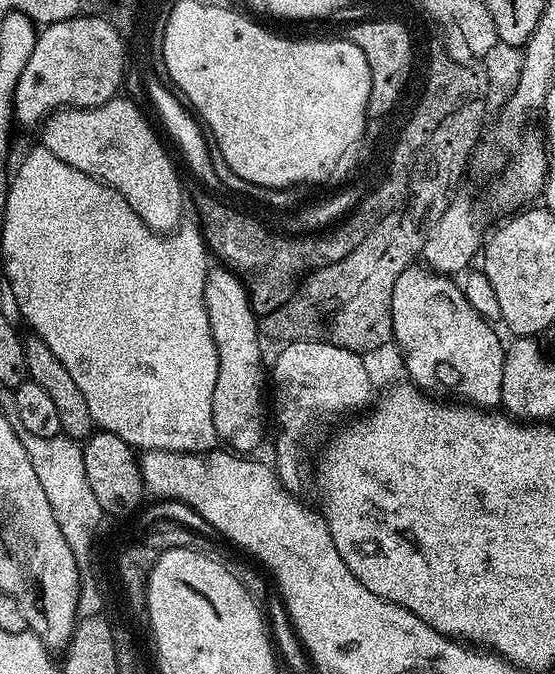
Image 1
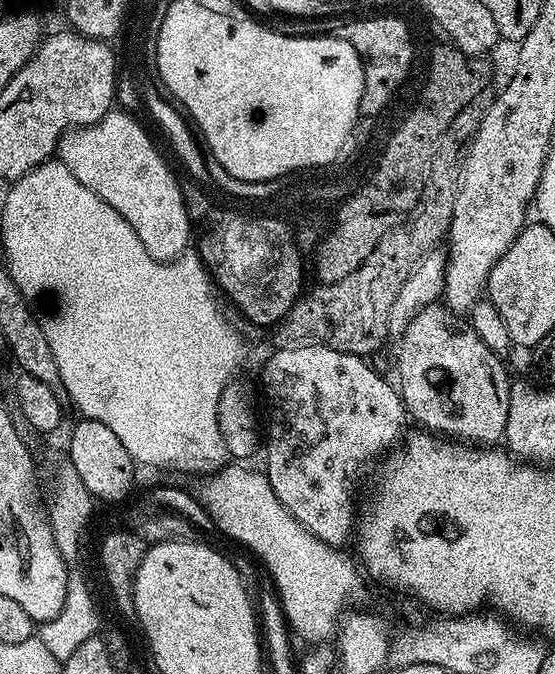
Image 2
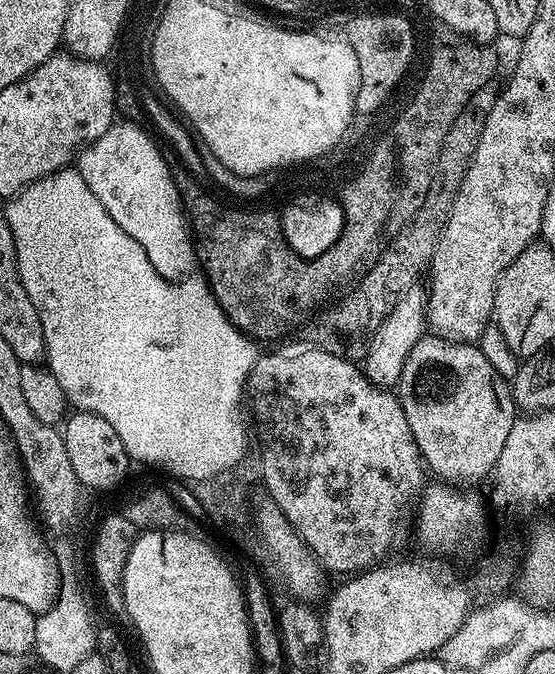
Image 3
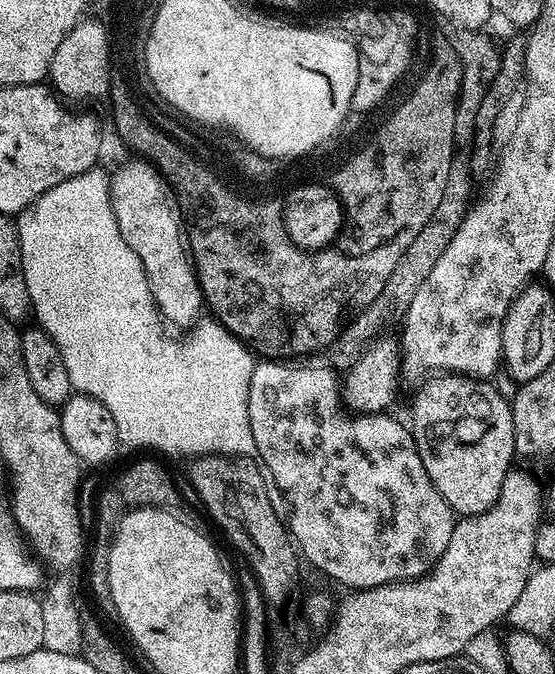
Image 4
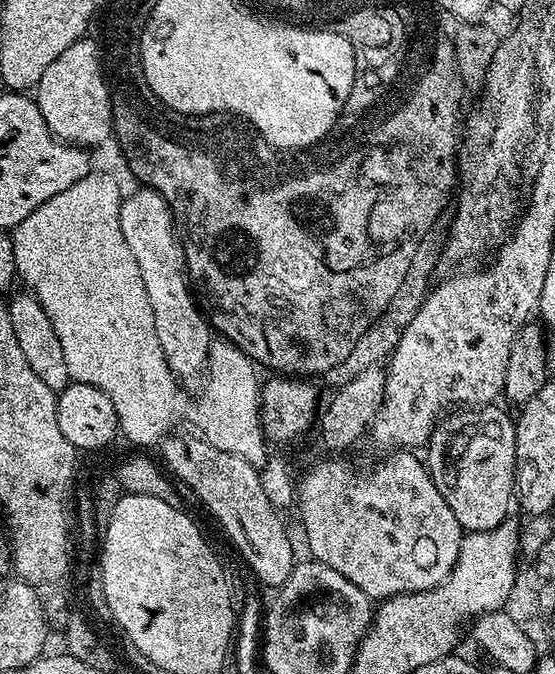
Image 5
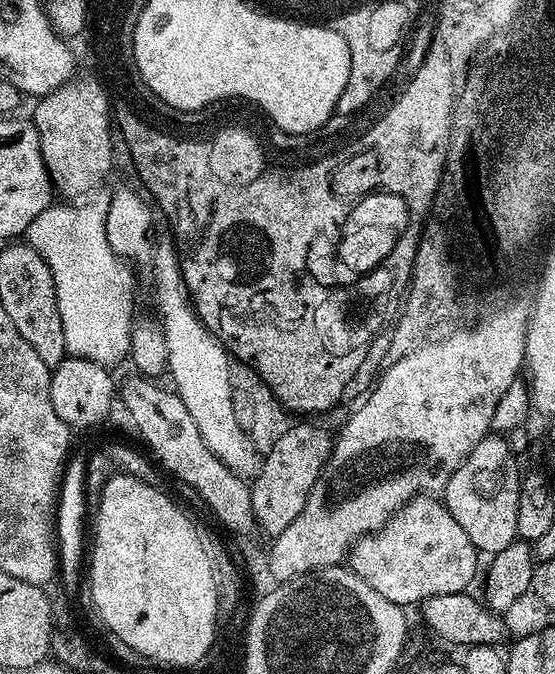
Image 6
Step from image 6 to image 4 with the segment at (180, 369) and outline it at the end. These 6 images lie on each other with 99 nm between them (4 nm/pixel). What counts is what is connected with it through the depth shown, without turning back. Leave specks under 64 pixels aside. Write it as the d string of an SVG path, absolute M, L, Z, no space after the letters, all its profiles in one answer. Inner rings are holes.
M143 158L135 159L126 161L116 173L111 173L110 195L114 218L122 238L126 238L126 246L138 254L146 270L148 285L161 317L169 325L188 326L201 315L202 297L186 243L186 232L182 227L180 207L176 204L172 185L161 176L160 169Z

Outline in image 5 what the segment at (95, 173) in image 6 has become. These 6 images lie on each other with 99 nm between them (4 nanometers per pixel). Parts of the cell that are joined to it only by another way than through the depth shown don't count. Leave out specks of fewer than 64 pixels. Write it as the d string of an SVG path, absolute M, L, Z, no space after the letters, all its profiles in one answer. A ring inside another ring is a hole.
M89 38L75 40L50 66L36 83L34 99L38 110L46 118L48 129L61 142L77 146L104 144L112 136L112 104L102 52Z

